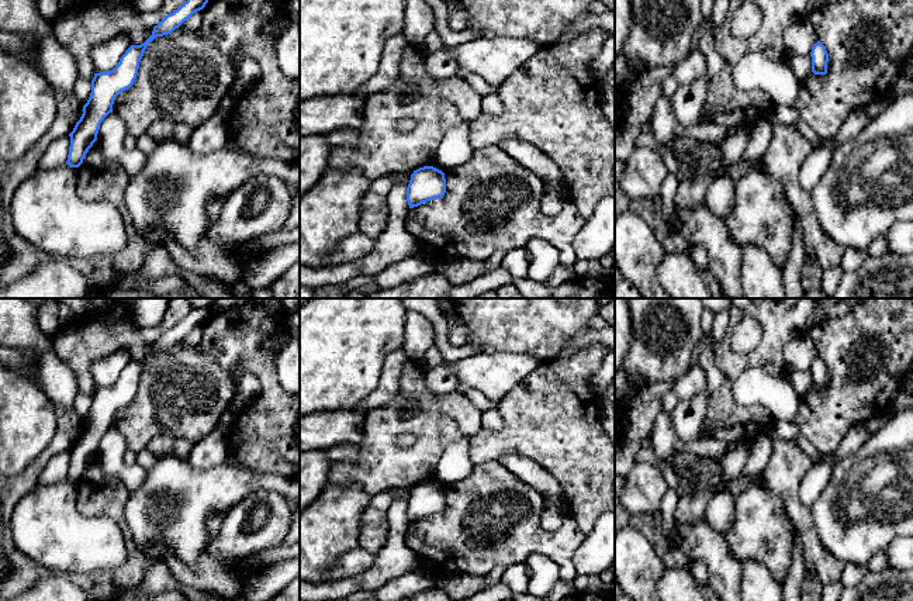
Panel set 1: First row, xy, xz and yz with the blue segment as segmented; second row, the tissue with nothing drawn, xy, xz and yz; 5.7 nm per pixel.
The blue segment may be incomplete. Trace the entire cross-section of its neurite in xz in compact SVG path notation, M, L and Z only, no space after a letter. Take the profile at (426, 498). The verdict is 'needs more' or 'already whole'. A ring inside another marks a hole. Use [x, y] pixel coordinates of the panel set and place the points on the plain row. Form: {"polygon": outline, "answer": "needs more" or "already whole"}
{"polygon": "M423 481L411 490L407 502L409 524L418 522L429 515L443 512L446 508L445 488L433 481Z", "answer": "already whole"}

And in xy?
{"polygon": "M193 308L177 325L153 342L152 350L143 359L131 360L113 386L94 388L91 408L83 421L83 429L69 449L70 462L66 480L79 483L83 479L86 469L97 456L101 436L113 428L115 412L134 400L148 359L158 352L172 349L207 318L207 308Z", "answer": "already whole"}

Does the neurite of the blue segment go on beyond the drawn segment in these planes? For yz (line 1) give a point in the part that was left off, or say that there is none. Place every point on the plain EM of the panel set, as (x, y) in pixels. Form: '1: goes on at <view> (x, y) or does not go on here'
1: does not go on here

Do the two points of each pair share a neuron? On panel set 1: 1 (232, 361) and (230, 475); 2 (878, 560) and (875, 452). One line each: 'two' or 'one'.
1: two
2: two

